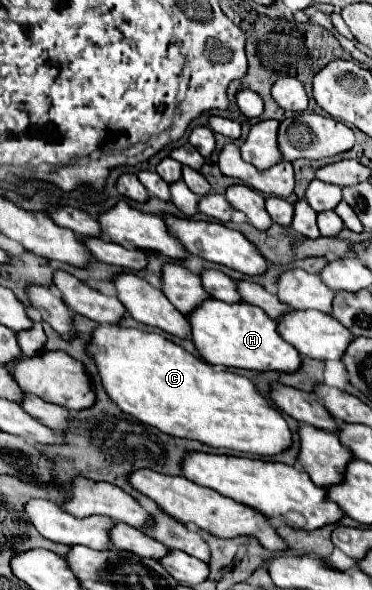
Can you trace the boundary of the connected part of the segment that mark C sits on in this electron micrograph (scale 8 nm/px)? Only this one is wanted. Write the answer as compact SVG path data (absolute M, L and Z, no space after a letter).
M99 325L93 333L89 353L97 363L103 387L109 397L131 417L143 421L145 425L157 427L167 435L259 457L275 457L293 445L291 429L281 411L275 409L275 405L263 397L247 377L231 371L217 371L211 363L187 353L183 347L165 339L161 333L147 333L121 325Z

